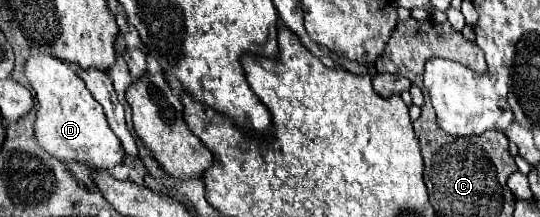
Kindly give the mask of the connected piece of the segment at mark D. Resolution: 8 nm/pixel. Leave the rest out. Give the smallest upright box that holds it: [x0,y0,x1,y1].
[25,55,125,169]

